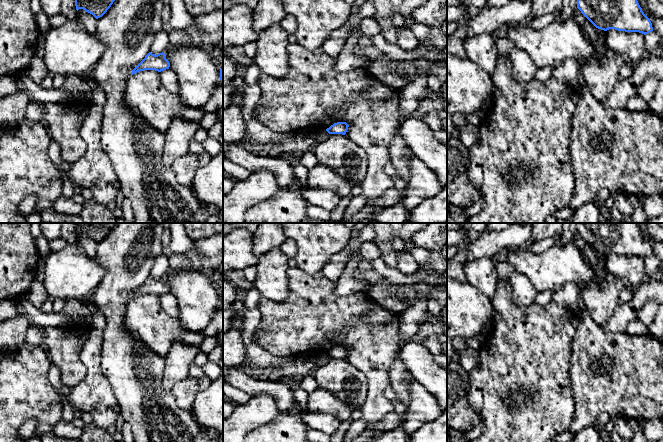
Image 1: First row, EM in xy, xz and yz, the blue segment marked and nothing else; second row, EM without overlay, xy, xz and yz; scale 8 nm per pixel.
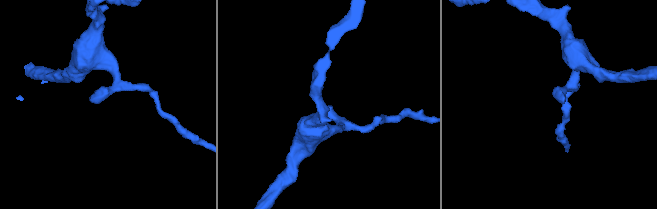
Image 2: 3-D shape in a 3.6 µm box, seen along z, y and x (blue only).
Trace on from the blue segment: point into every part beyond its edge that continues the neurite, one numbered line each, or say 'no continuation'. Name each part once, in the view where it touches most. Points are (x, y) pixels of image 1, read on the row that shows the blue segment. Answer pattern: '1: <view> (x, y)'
no continuation

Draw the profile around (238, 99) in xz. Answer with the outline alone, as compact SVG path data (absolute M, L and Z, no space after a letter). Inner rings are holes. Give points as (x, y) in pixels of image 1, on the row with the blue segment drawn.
M239 92L236 94L232 93L230 95L230 104L235 104L242 108L243 103L244 103L244 93L243 92Z

